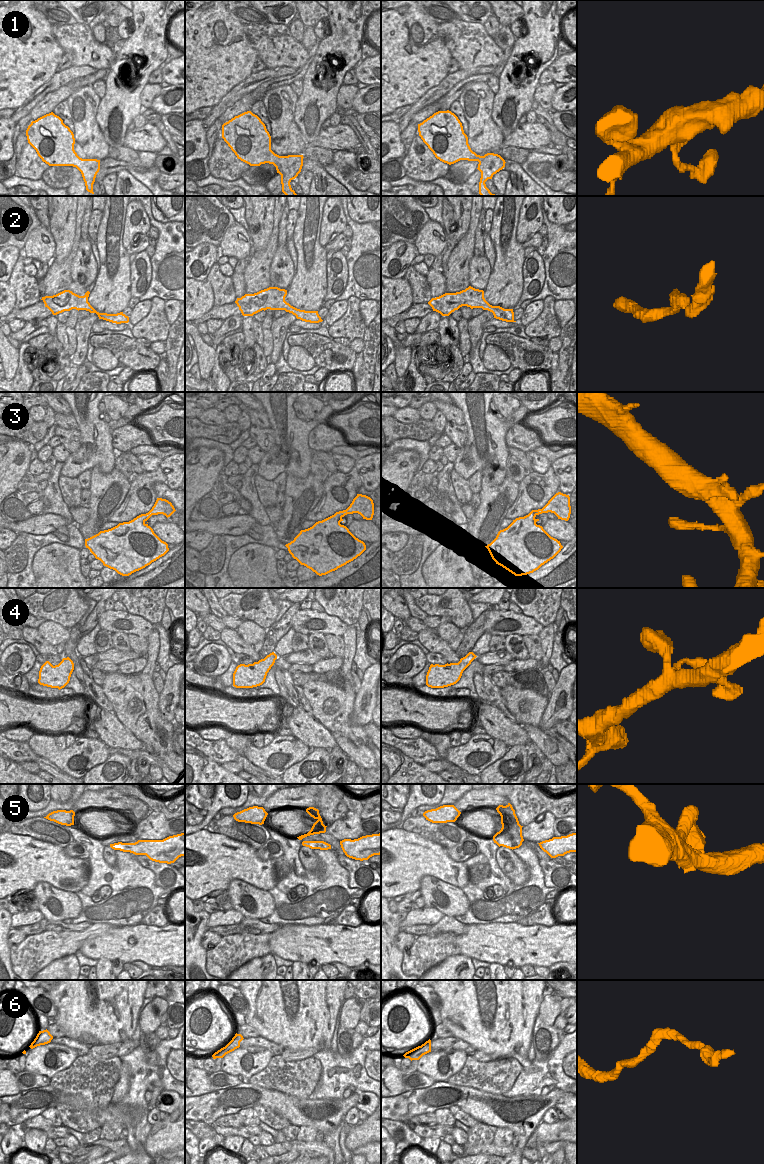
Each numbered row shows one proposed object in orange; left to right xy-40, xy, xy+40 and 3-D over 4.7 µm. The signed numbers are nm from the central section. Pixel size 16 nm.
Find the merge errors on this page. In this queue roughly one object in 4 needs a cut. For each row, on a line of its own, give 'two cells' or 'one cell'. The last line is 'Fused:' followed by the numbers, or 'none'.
1: one cell
2: one cell
3: one cell
4: one cell
5: one cell
6: one cell
Fused: none

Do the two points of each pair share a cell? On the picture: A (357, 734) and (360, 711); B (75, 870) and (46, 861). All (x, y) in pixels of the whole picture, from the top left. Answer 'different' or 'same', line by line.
A: different
B: same

